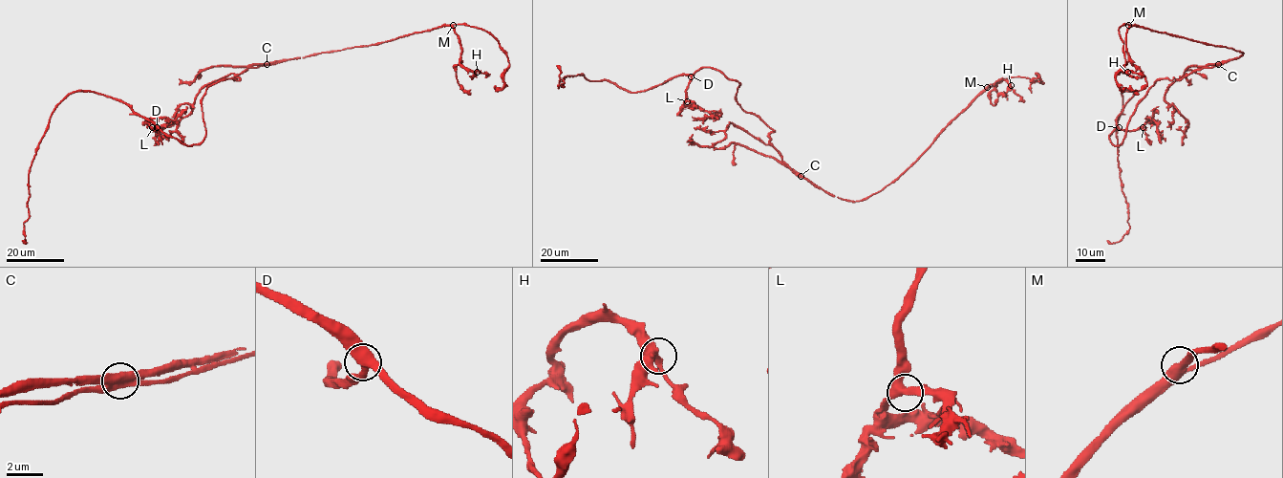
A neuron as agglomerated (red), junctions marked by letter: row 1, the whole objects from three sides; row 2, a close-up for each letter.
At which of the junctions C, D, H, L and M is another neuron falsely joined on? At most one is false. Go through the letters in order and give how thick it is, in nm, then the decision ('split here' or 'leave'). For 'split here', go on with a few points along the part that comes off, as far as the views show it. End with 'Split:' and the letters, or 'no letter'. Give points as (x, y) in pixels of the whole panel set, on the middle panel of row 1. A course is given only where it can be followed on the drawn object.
C: 400 nm | split here | (801, 176), (778, 160), (735, 142), (714, 149)
D: 400 nm | leave
H: 400 nm | leave
L: 440 nm | leave
M: 440 nm | leave
Split: C

